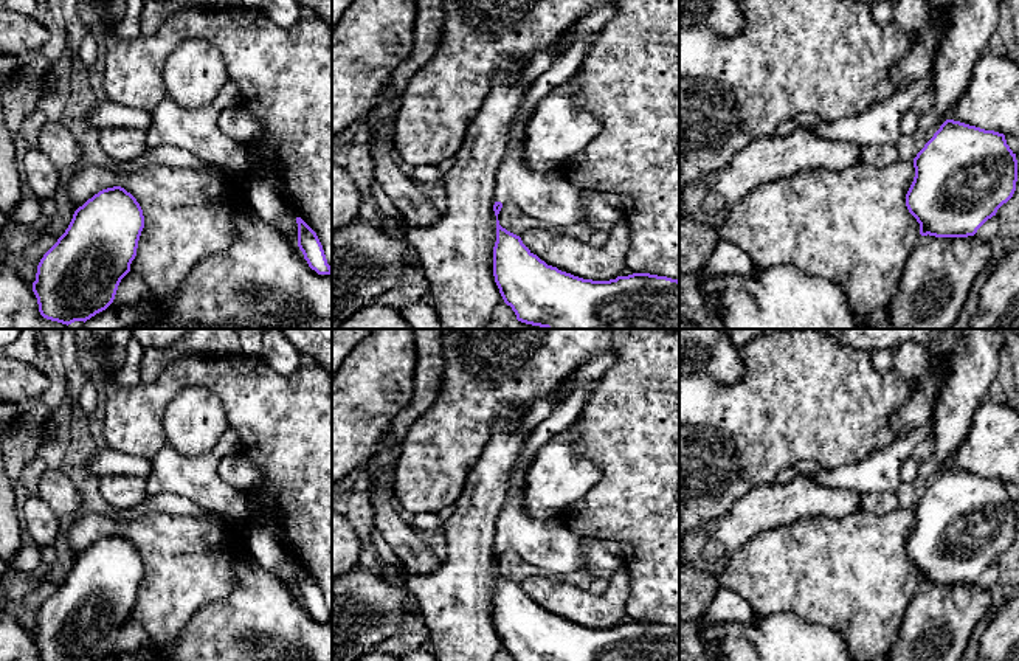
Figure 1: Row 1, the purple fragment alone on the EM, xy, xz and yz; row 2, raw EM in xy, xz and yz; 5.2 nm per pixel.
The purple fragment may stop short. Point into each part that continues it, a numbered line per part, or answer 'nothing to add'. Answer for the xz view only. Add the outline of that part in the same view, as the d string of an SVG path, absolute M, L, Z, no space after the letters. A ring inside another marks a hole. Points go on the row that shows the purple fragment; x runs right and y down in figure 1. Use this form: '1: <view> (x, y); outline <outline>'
1: xz (549, 197); outline M597 33L582 36L568 51L538 76L523 99L521 112L512 126L507 154L498 169L495 199L515 203L521 211L547 227L566 227L585 222L579 188L560 174L537 174L523 158L523 133L540 101L558 84L575 76Z

